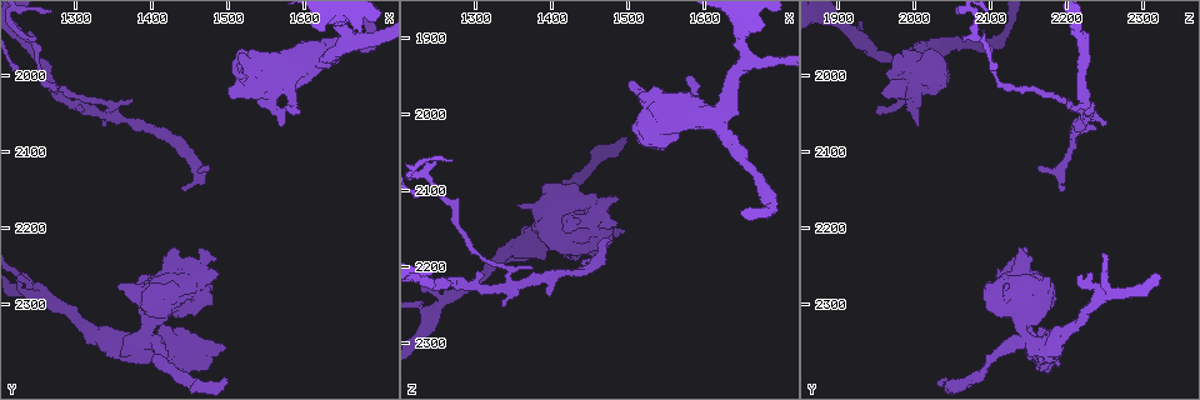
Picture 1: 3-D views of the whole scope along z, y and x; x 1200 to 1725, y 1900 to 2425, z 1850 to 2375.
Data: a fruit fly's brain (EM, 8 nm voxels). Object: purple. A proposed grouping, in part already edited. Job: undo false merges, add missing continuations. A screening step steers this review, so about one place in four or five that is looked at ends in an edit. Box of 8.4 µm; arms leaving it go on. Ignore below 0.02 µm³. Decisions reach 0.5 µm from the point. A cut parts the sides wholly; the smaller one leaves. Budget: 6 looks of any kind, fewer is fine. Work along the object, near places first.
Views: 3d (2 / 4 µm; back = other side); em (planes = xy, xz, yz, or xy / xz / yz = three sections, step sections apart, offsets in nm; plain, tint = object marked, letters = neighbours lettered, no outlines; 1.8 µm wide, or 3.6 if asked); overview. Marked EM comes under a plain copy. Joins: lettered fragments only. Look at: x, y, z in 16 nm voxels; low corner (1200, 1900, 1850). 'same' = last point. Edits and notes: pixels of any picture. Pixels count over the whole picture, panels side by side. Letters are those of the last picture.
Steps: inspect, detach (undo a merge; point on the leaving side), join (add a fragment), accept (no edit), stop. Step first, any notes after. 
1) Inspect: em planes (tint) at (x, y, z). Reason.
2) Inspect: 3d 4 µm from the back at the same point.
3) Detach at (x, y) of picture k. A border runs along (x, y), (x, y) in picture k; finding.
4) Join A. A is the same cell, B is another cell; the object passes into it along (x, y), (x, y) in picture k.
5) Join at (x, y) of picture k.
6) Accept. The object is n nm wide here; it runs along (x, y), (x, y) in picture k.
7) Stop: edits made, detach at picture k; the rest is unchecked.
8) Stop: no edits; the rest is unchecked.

Inspect: em planes (letters) at (1390, 2345, 2145). Four arms meet.

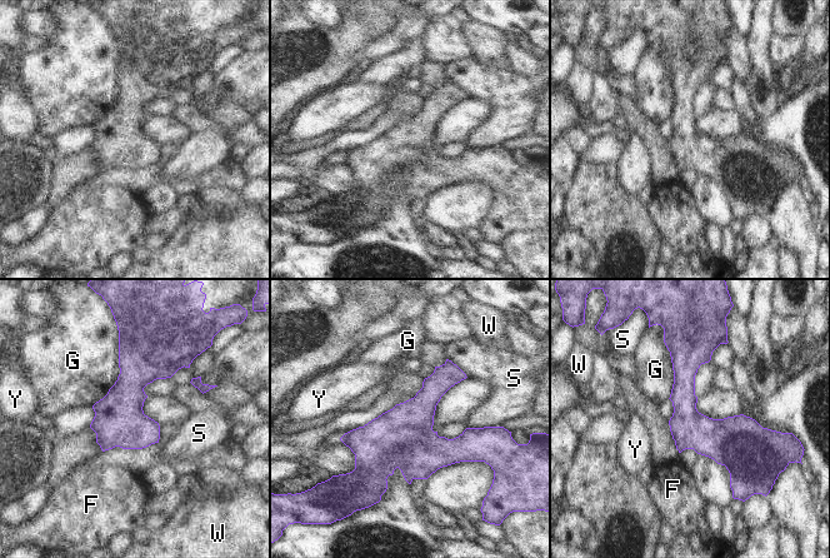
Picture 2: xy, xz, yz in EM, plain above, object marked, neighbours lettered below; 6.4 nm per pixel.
Accept. F, G, S, W and Y are other cells; it runs along (684, 344), (685, 413), (733, 481) in picture 2; continuous, no second neuron.

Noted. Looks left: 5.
Inspect: 3d 4 µm at (1435, 2225, 2145). Thick end.

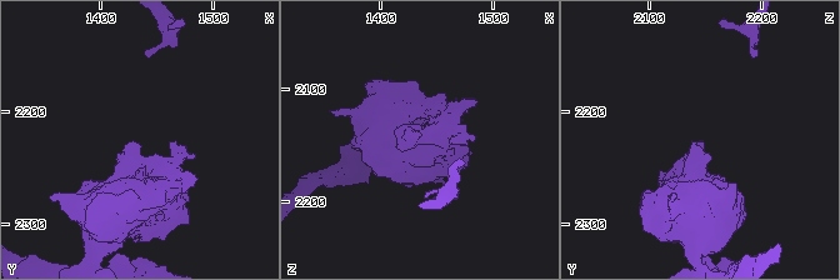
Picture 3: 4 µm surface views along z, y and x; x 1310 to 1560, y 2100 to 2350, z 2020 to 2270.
Inspect: em planes (letters) at (1438, 2228, 2142).

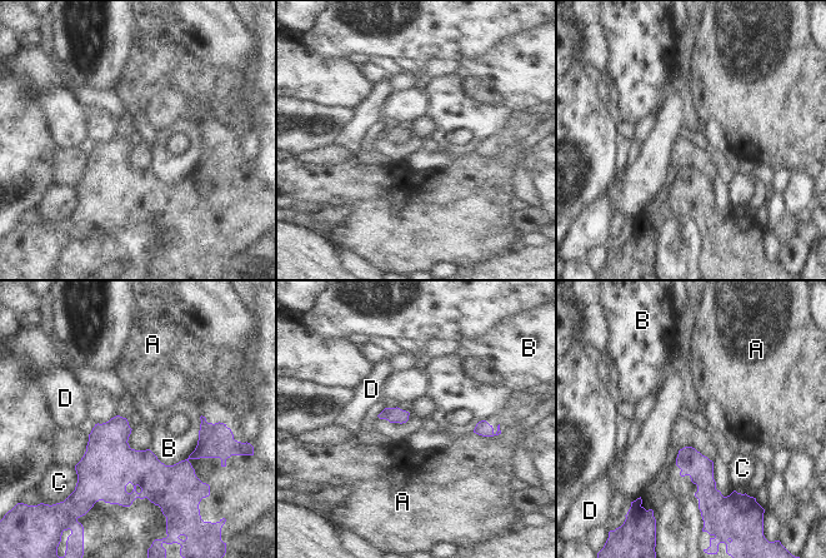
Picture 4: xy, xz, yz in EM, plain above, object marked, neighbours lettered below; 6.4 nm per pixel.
Accept. The longest contact is with B, 400 nm; A, B, C and D are other cells; it runs along (211, 427), (176, 472), (79, 468) in picture 4; none of them fits.

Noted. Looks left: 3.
Inspect: em xz step 8 (tint) at (1345, 2050, 2225). Three-way junction.

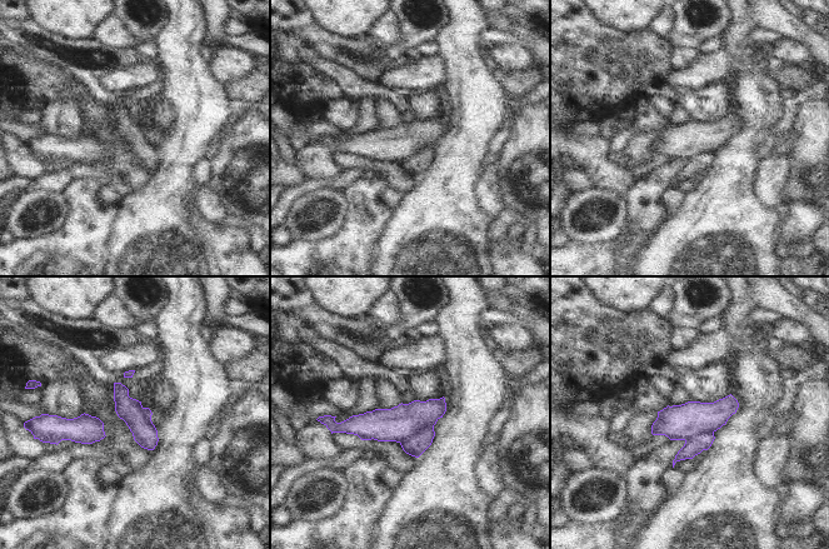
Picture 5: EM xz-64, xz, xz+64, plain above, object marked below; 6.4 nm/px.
Inspect: em planes (tint) at the same point.

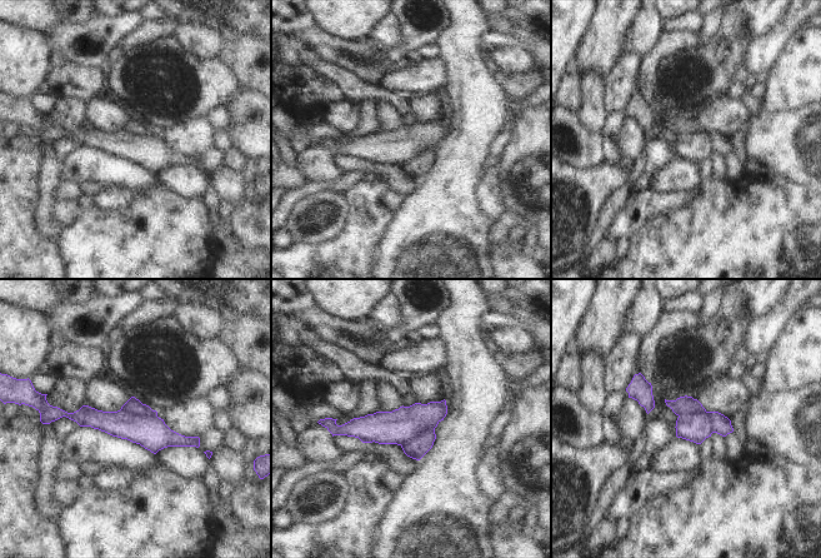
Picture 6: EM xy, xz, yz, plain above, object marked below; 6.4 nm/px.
Inspect: em planes (letters) at the same point. See the neighbours.

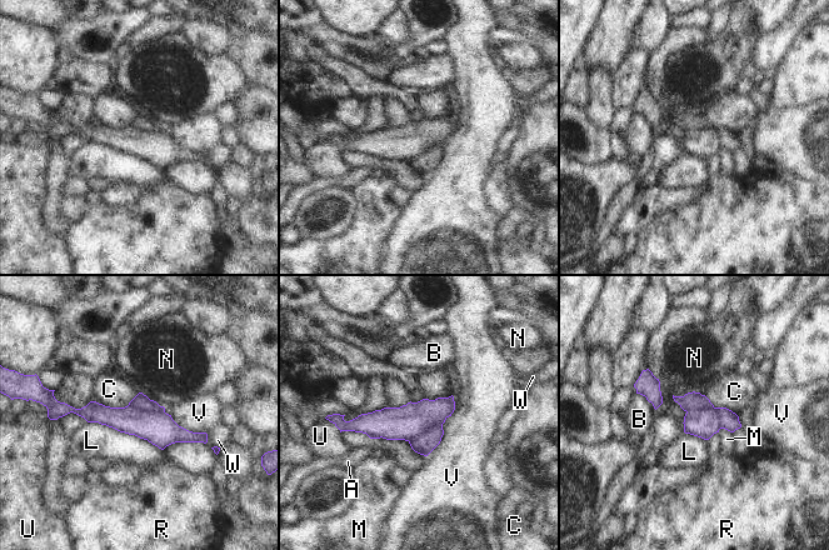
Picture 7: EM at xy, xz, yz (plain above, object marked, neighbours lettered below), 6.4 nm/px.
Detach at (728, 420) of picture 7. A, B, C, L, M, N, R, U, V and W are other cells; a second neuron is stuck on.

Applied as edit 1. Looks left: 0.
Stop: edits made, detach at picture 7; the rest is unchecked.

